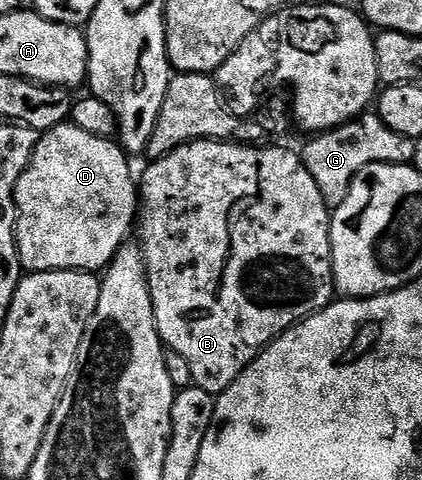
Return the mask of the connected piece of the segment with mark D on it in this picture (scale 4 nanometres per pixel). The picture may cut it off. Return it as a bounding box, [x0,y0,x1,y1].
[16,120,138,274]

